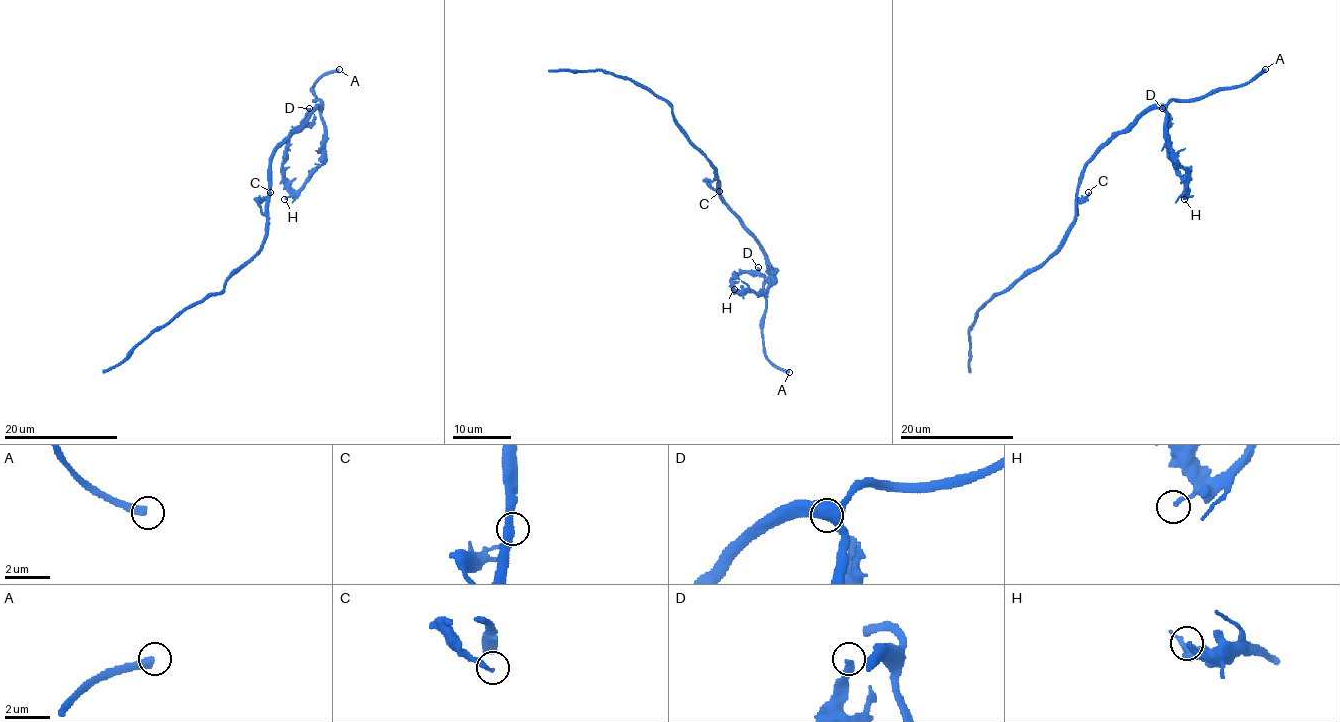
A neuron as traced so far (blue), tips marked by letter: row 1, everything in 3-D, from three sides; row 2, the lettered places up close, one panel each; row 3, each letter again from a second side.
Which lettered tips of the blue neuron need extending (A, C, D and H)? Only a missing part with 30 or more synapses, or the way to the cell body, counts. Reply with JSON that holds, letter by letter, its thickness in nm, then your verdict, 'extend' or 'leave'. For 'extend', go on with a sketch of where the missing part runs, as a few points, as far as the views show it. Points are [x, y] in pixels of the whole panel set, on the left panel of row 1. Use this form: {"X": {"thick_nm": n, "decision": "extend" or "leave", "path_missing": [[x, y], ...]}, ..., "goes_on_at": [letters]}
{"A": {"thick_nm": 360, "decision": "extend"}, "C": {"thick_nm": 110, "decision": "leave"}, "D": {"thick_nm": 260, "decision": "leave"}, "H": {"thick_nm": 160, "decision": "leave"}, "goes_on_at": ["A"]}

